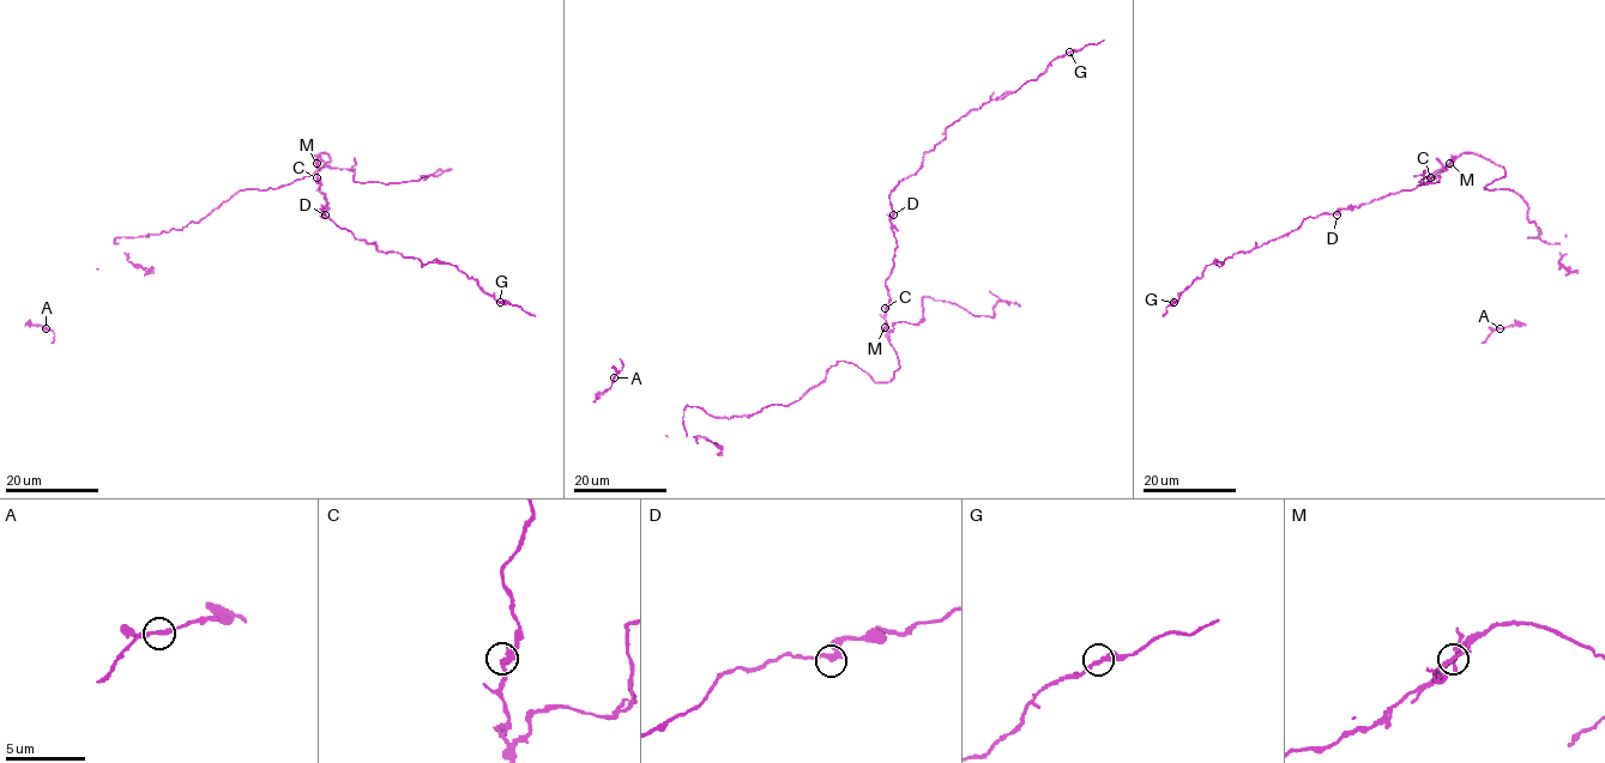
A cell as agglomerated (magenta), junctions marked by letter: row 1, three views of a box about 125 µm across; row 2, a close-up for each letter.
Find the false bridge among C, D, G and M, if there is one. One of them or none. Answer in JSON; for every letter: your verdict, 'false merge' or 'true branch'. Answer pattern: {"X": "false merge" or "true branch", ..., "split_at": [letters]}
{"C": "true branch", "D": "true branch", "G": "true branch", "M": "false merge", "split_at": ["M"]}

